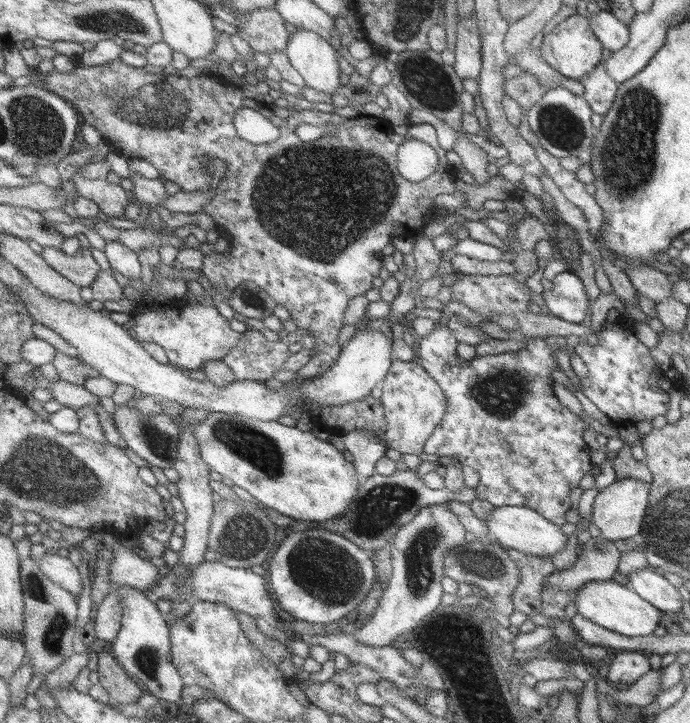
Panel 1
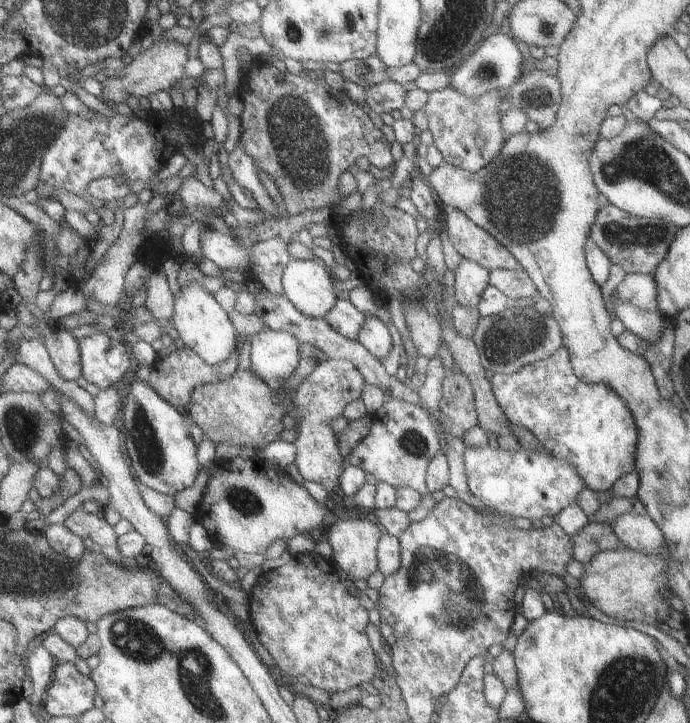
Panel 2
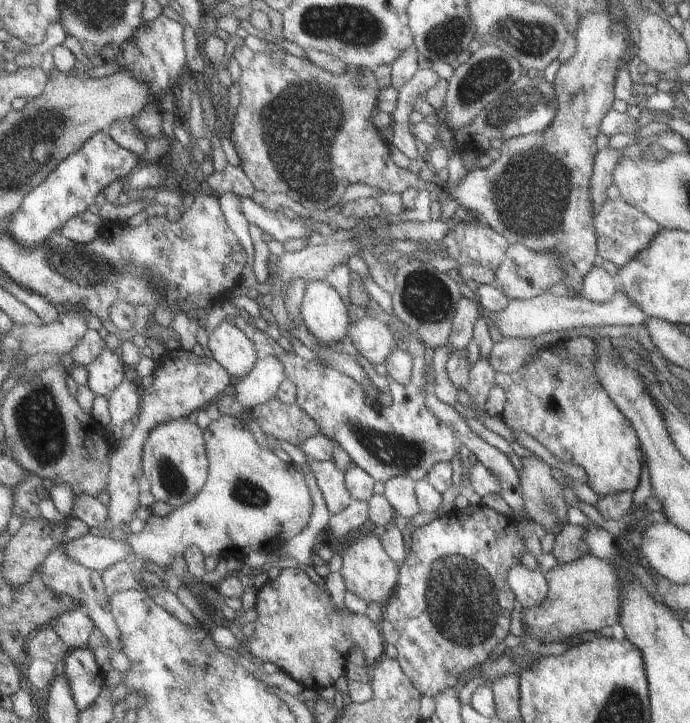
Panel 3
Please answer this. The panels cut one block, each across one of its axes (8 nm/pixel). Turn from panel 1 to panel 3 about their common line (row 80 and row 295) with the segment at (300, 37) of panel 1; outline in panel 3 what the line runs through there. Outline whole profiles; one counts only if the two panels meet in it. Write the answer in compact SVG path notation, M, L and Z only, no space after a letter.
M324 279L306 282L298 316L308 332L321 341L341 341L350 325L343 300Z

